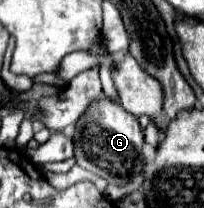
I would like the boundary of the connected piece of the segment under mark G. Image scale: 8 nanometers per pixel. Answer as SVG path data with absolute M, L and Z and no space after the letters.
M107 98L93 102L91 108L79 118L73 142L75 142L77 164L105 178L113 186L129 184L145 168L143 130L137 118L129 114L119 102L111 102Z

